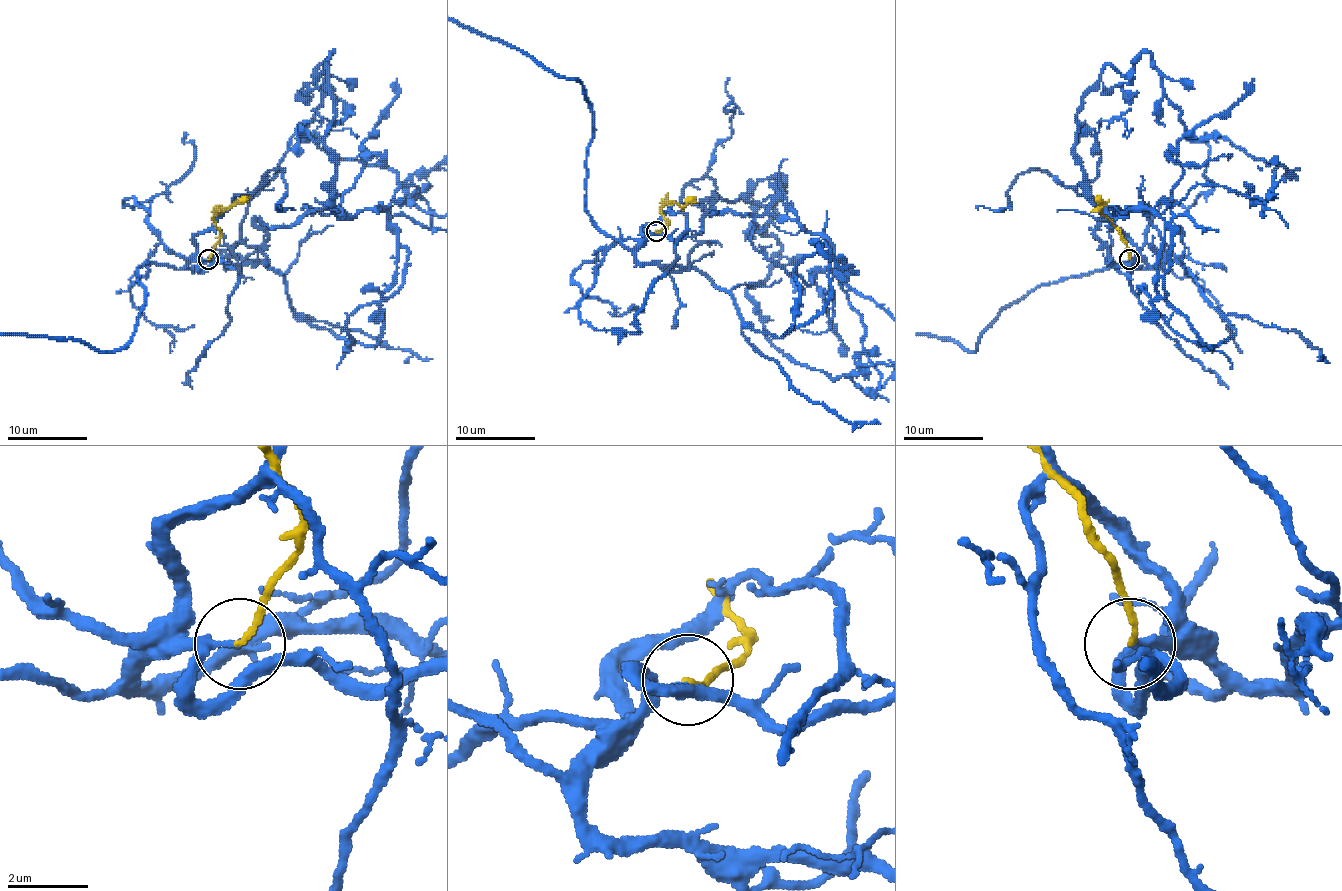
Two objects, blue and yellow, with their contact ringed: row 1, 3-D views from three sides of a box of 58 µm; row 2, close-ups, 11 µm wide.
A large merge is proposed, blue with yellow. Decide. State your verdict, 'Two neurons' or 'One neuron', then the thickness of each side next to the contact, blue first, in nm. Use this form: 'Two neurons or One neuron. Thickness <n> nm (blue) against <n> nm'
Two neurons. Thickness 140 nm (blue) against 130 nm

